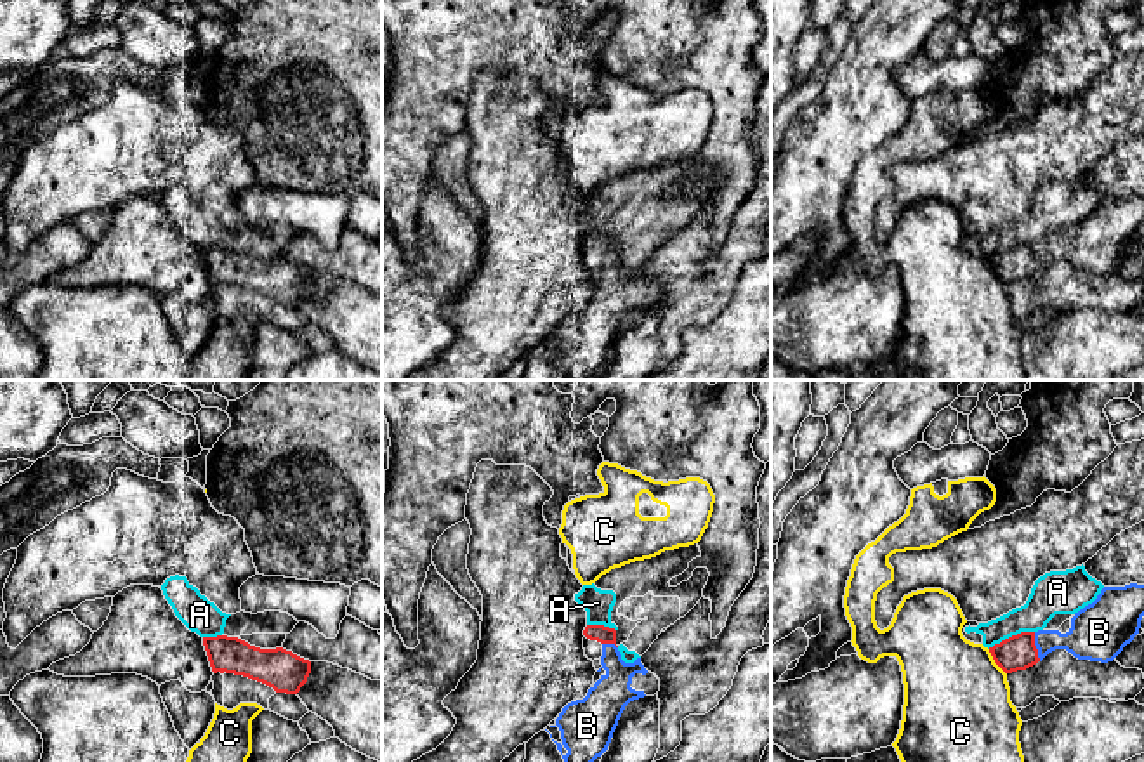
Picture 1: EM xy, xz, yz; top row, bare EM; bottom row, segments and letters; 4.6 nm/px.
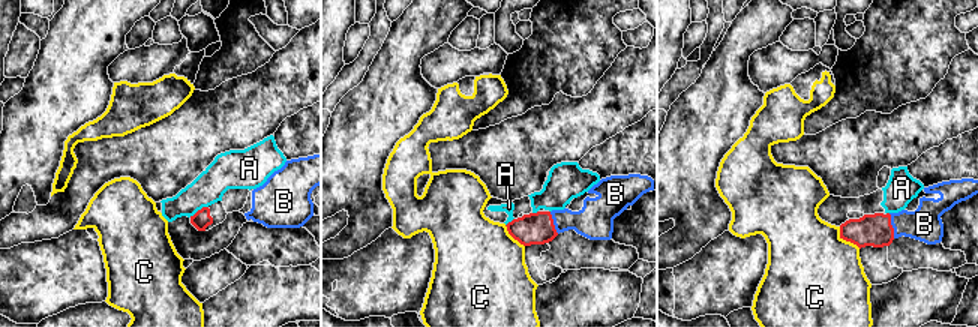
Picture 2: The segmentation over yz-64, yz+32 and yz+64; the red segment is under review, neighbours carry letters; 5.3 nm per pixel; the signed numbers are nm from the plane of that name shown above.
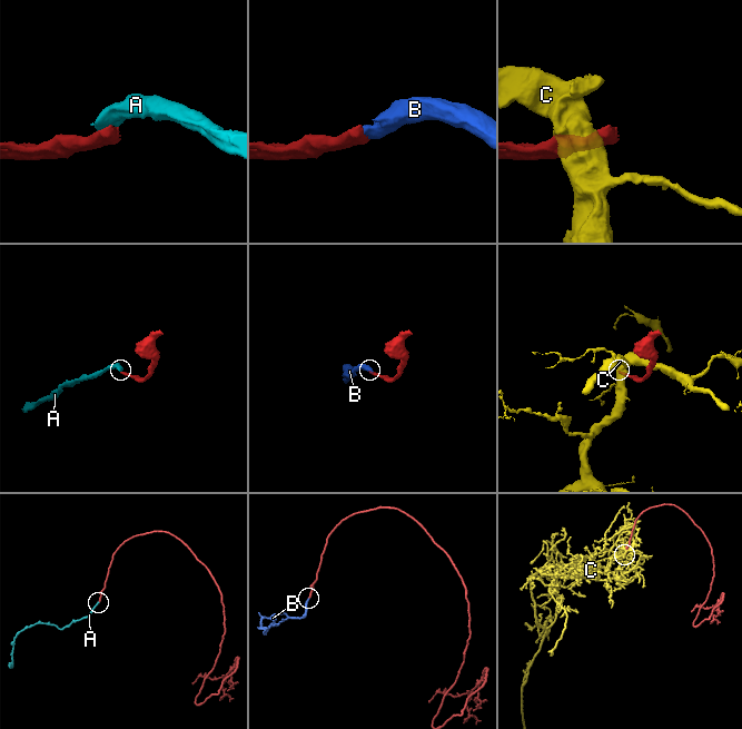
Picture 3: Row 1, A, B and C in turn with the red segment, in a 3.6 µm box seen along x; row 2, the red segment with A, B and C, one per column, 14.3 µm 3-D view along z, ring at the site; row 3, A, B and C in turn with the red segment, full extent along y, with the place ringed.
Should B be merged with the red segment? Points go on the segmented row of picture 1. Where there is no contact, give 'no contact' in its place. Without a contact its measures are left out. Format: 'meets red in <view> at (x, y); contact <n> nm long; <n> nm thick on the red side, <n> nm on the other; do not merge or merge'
meets red in yz at (1035, 646); contact 140 nm long; 160 nm thick on the red side, 190 nm on the other; merge

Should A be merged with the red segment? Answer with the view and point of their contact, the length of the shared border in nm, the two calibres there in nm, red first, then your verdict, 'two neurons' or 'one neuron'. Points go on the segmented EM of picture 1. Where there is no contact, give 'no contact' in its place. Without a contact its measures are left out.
meets red in yz at (1012, 636); contact 240 nm long; 160 nm thick on the red side, 180 nm on the other; two neurons

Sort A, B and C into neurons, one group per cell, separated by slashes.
A / B / C

